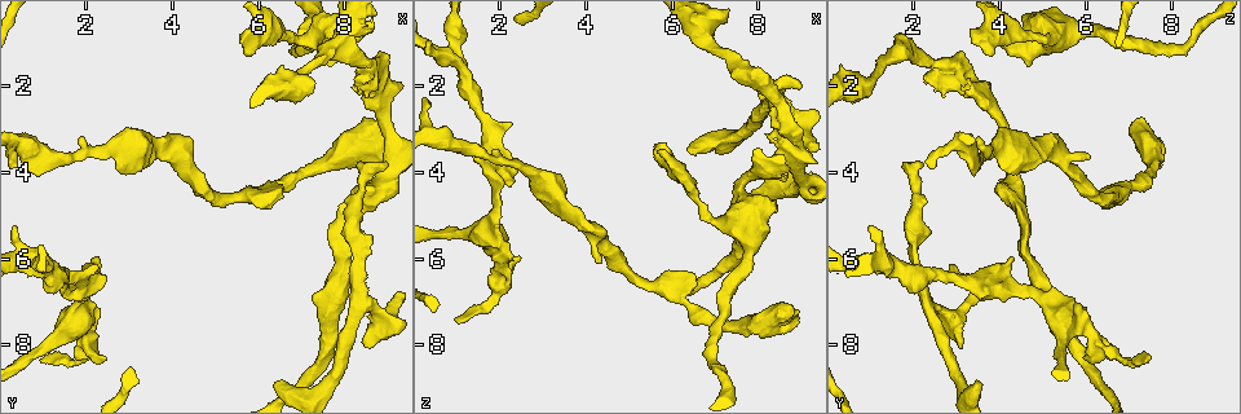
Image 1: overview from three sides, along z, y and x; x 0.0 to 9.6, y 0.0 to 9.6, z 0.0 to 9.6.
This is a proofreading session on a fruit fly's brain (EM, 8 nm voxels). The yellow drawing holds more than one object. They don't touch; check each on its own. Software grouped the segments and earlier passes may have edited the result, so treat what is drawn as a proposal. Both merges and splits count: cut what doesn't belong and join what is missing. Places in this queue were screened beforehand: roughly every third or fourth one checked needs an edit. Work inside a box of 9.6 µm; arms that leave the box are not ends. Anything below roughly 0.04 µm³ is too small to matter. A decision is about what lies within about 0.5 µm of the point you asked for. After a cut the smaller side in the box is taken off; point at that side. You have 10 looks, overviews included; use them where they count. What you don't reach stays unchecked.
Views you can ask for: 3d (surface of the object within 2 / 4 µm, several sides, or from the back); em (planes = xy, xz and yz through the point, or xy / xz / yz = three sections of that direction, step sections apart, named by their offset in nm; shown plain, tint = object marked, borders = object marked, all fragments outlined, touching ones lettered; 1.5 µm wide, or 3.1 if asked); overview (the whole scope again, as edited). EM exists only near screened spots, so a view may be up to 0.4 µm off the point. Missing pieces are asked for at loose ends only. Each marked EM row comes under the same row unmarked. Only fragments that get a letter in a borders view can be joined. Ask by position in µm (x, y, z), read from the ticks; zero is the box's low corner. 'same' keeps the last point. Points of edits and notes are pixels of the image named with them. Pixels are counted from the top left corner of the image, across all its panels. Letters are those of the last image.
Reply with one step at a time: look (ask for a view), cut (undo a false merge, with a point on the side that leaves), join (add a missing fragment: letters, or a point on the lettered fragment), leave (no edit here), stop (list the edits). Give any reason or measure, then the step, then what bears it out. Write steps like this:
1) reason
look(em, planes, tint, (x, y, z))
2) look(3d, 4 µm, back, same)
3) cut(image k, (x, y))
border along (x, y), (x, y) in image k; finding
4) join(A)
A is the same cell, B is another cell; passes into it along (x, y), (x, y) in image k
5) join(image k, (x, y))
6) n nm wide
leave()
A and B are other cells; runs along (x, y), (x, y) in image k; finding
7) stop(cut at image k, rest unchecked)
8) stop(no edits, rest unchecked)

free end
look(em, yz, step 4, tint, (2.15, 6.00, 4.35))

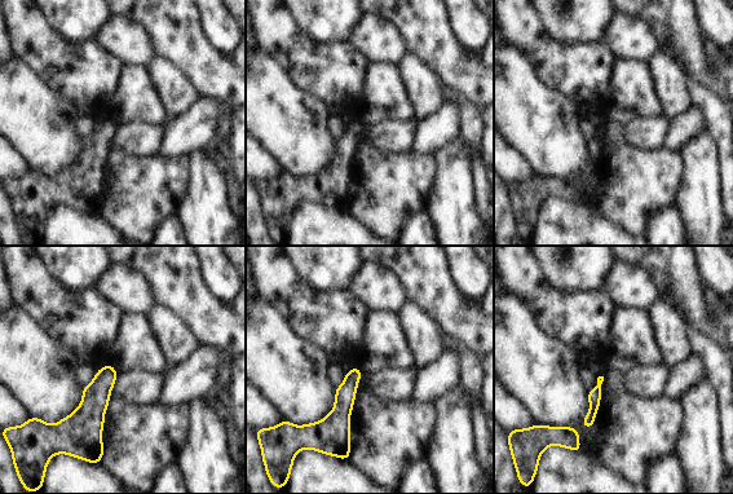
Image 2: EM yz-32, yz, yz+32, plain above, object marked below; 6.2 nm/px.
another direction
look(em, planes, borders, same)

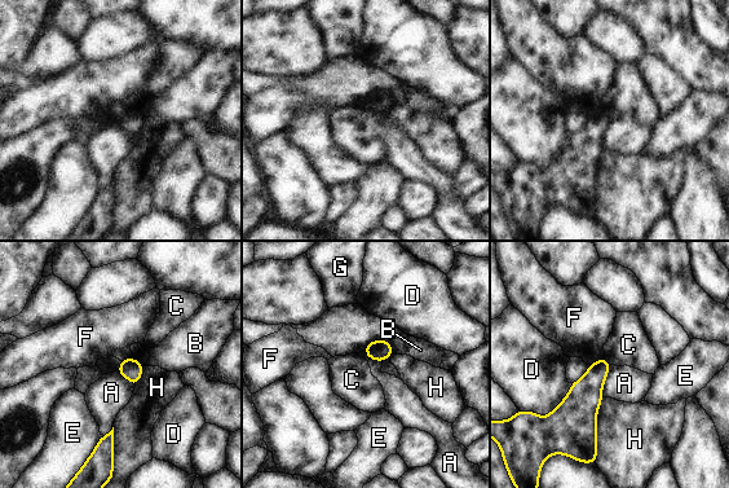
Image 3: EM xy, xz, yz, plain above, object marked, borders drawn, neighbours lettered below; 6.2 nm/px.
H touches over 340 nm
leave()
A, B, C, D, E, F, G and H are other cells; border along (132, 357), (144, 364) in image 3; none of them fits

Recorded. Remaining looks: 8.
free end
look(em, xz, step 8, borders, (8.80, 2.80, 7.15))

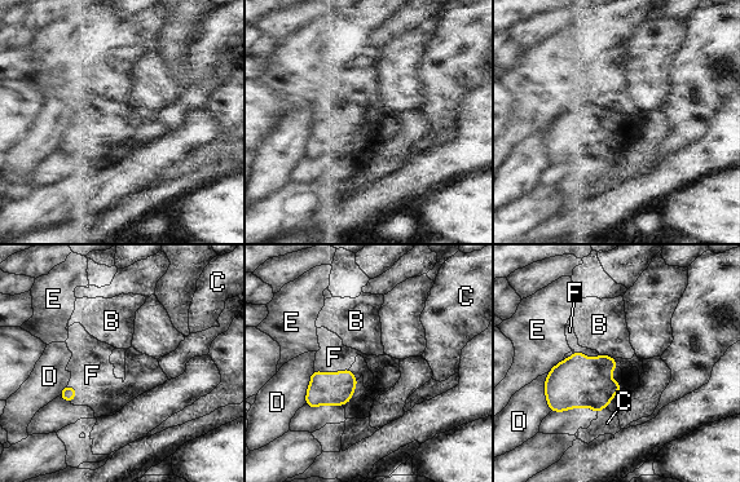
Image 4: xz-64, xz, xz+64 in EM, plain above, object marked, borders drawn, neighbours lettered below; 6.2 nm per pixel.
join(F)
F is the same cell, B, C, D and E are other cells; passes into it along (327, 388), (331, 372), (334, 357) in image 4; it goes on there

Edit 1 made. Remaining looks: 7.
free end
look(em, planes, borders, (7.65, 1.50, 4.70))

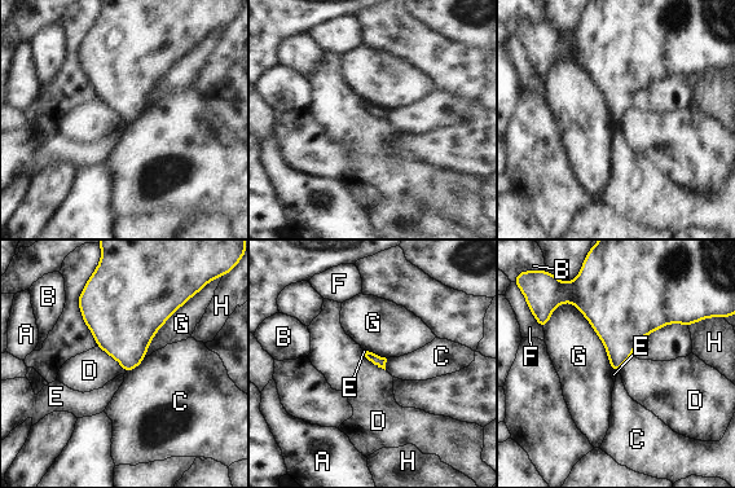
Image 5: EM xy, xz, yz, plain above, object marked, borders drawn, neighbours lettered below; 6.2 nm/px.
leave()
A, B, C, D, E, F, G and H are other cells; border along (97, 346), (110, 355), (126, 372) in image 5; none of them fits

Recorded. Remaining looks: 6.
thin neck
look(em, planes, borders, (7.20, 1.55, 1.20))

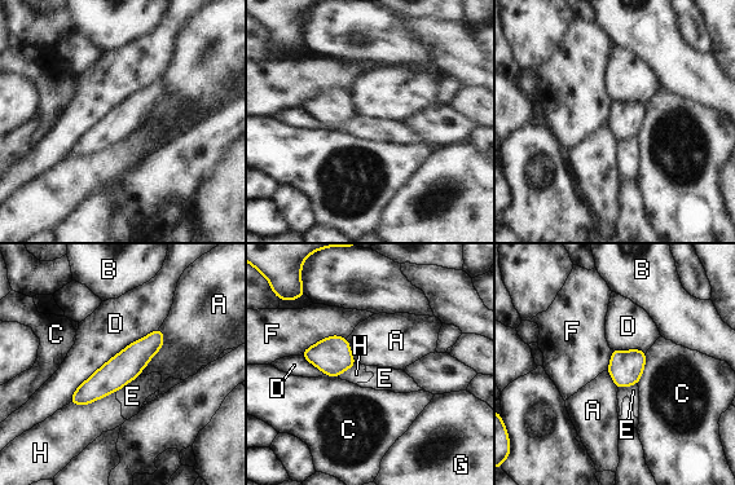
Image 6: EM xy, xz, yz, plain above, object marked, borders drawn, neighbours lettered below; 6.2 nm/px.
190 nm wide
leave()
A, B, C, D, E, F, G and H are other cells; runs along (159, 333), (126, 366), (74, 400) in image 6; all the same cell

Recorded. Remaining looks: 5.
stop(join at image 4, rest unchecked)

